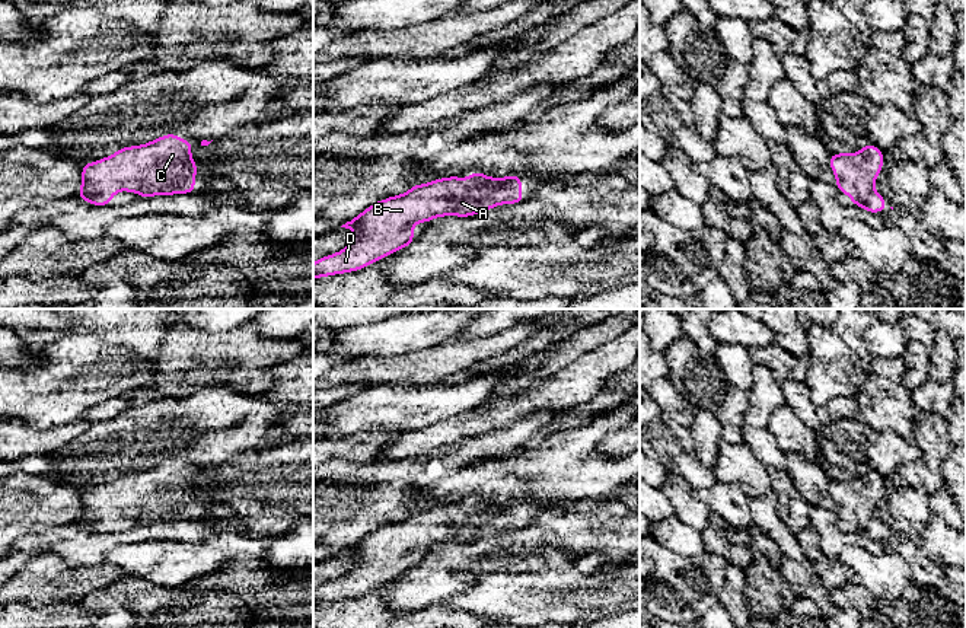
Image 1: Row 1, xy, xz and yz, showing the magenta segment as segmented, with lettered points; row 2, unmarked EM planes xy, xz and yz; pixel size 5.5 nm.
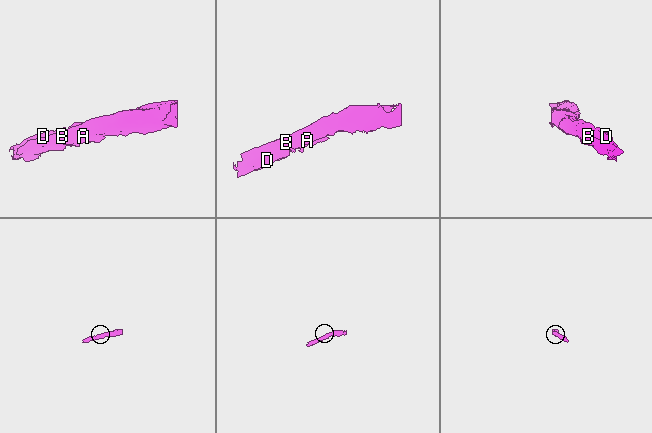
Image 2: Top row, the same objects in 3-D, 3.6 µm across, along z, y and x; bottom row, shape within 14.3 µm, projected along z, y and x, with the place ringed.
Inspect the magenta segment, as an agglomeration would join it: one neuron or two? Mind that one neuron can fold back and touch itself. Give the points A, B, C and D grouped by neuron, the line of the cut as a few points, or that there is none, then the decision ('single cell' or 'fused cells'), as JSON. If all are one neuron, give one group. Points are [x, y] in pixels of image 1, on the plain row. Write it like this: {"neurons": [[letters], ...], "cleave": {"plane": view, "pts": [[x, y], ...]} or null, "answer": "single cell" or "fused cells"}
{"neurons": [["A", "B", "C", "D"]], "cleave": null, "answer": "single cell"}

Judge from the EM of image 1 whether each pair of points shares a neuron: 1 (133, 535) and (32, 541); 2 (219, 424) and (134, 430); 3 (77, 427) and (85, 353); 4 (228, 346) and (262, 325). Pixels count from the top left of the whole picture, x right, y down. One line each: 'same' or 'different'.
1: same
2: same
3: different
4: different

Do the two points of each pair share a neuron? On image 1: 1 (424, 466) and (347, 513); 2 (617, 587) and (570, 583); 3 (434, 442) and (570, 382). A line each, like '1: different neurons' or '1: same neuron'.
1: different neurons
2: same neuron
3: same neuron

